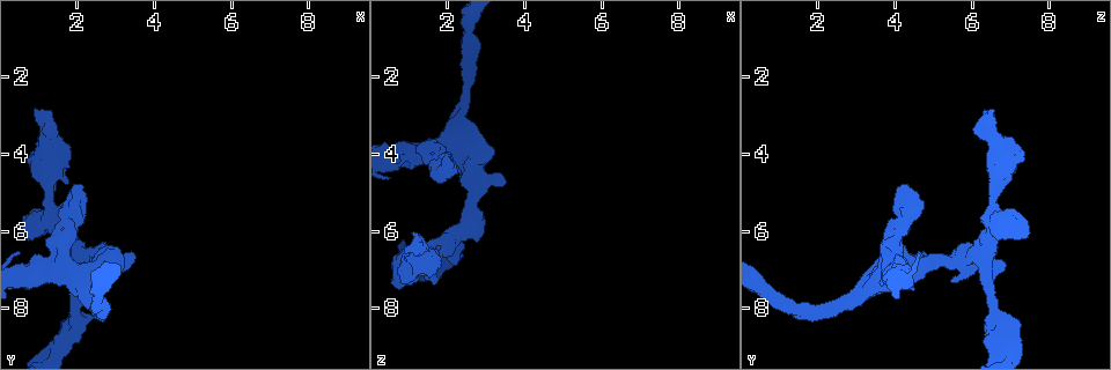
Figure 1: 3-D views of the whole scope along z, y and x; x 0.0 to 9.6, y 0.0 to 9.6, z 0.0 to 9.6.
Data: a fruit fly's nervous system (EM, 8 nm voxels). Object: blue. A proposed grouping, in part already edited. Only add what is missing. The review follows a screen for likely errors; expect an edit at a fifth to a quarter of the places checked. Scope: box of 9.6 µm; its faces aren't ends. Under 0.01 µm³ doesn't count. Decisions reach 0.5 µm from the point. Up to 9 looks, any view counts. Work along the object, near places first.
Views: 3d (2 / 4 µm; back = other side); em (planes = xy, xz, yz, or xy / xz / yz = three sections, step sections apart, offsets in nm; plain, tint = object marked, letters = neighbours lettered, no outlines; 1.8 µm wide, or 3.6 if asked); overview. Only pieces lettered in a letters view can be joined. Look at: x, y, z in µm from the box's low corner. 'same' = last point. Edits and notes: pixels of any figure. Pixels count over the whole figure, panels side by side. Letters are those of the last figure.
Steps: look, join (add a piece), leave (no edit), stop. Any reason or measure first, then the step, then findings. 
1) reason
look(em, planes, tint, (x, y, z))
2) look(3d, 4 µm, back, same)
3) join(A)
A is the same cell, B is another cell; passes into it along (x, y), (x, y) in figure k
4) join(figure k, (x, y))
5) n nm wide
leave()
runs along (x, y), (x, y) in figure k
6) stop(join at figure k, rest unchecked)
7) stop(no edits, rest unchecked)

two arms at a narrow angle
look(3d, 4 µm, (2.10, 6.60, 6.25))

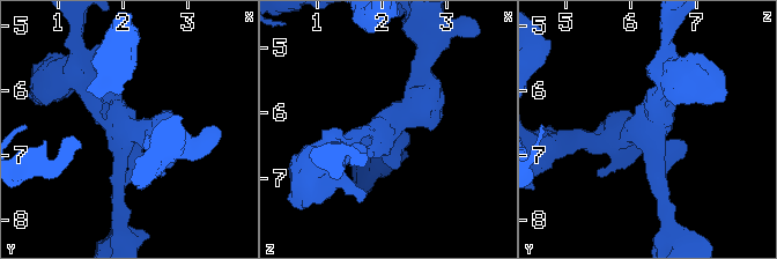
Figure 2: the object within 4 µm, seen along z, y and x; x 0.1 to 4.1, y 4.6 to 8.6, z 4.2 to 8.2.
look(em, planes, tint, (2.10, 6.60, 6.25))

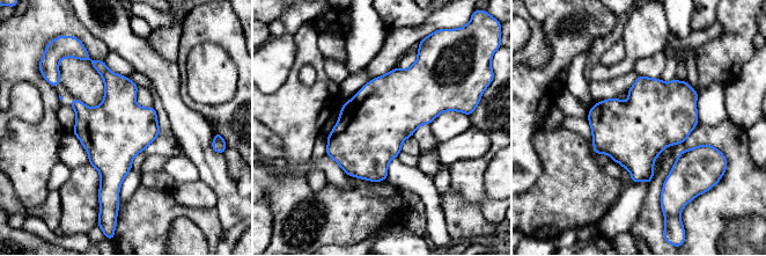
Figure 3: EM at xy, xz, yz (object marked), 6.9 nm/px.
look(em, planes, letters, same)

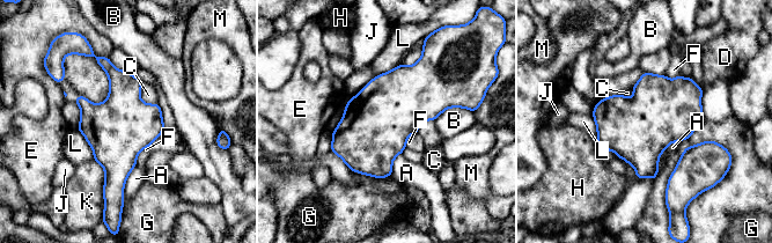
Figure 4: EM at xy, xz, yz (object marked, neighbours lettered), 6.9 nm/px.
leave()
A, B, C, D, E, F, G, H, J, K, L and M are other cells; border along (141, 83), (140, 98), (154, 104) in figure 4; none of them fits

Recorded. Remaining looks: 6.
sudden change in width
look(3d, 4 µm, back, (0.70, 6.00, 7.10))

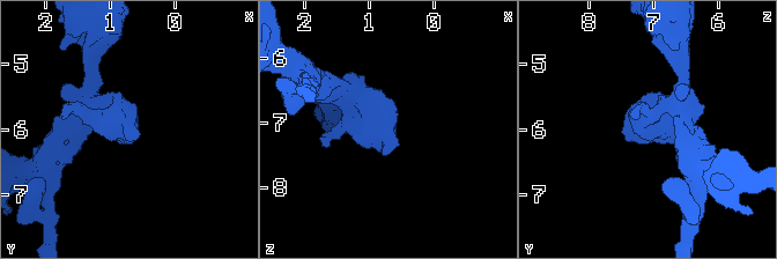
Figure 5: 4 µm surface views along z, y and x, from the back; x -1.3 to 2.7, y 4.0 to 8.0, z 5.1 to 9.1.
look(em, 3.6 µm, yz, step 4, letters, (0.75, 5.95, 7.15))

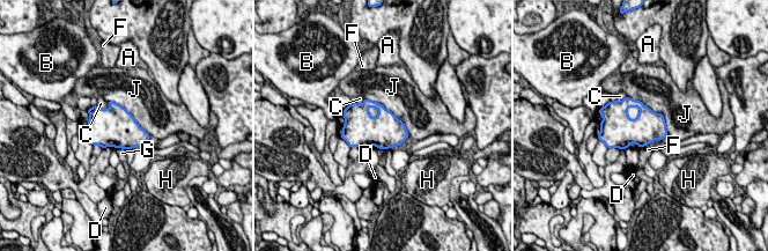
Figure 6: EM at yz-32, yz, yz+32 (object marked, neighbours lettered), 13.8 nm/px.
420 nm wide
leave()
A, B, C, D, F, G, H and J are other cells; border along (659, 140), (655, 139), (639, 148) in figure 6; no lettered piece goes on from it

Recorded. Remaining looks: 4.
look(3d, 4 µm, (3.15, 7.00, 3.85))

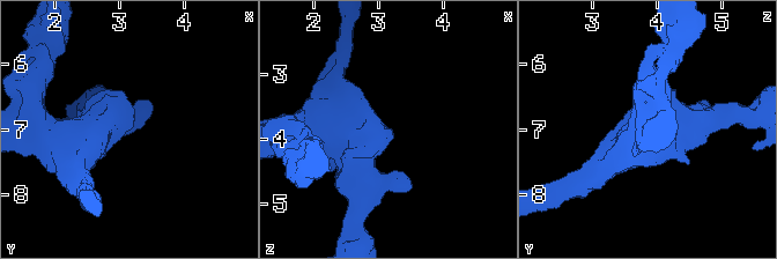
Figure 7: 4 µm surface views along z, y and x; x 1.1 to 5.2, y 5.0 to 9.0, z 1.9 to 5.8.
look(em, planes, letters, (3.15, 6.95, 3.80))

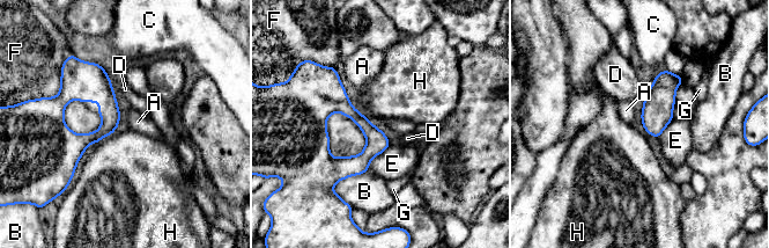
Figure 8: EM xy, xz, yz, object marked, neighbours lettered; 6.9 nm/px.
leave()
A, B, C, D, E, F, G and H are other cells; runs along (91, 65), (58, 108), (68, 170) in figure 8; none of them fits

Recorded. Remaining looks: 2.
stop(no edits, rest unchecked)

